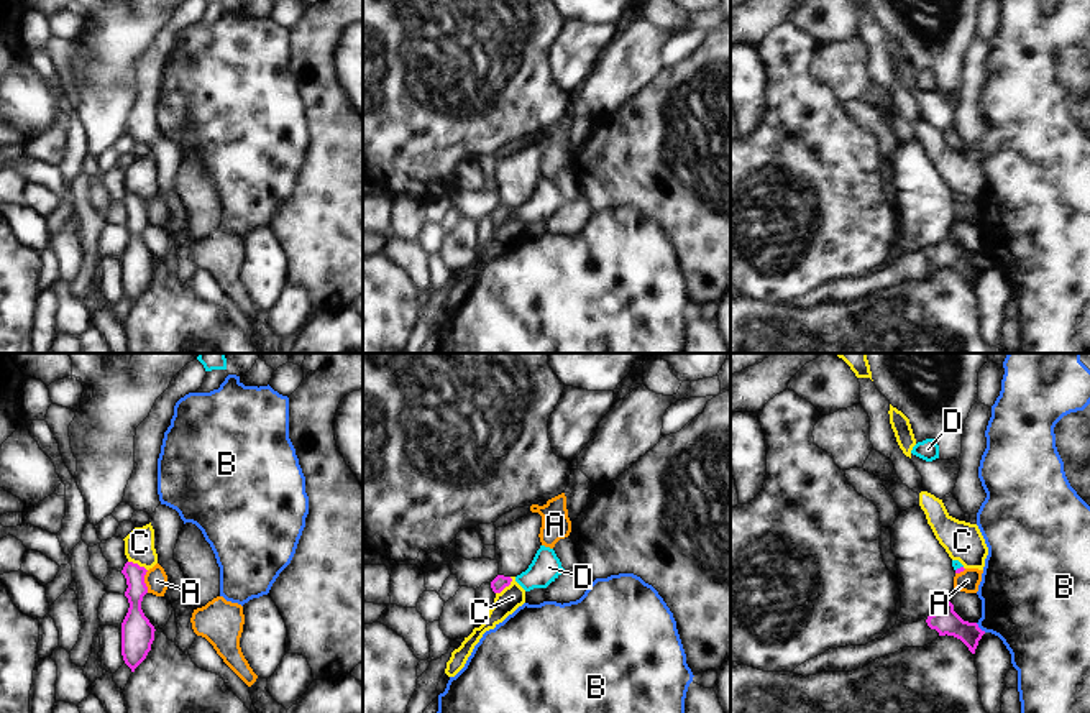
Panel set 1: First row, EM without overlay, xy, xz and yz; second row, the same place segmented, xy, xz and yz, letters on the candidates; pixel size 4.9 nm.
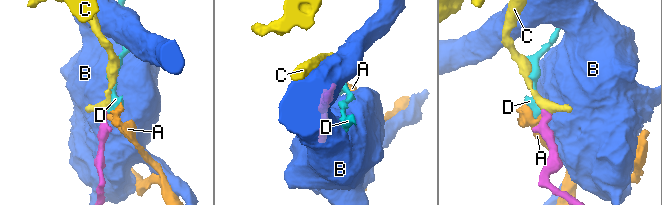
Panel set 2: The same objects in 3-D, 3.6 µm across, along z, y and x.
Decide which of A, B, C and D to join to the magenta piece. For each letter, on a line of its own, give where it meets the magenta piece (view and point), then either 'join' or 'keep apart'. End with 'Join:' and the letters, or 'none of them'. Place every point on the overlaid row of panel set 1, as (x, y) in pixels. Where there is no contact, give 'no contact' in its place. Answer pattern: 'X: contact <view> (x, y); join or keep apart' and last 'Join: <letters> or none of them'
A: contact xy (143, 582); keep apart
B: contact yz (979, 628); keep apart
C: contact xz (506, 585); keep apart
D: contact yz (961, 567); join
Join: D

